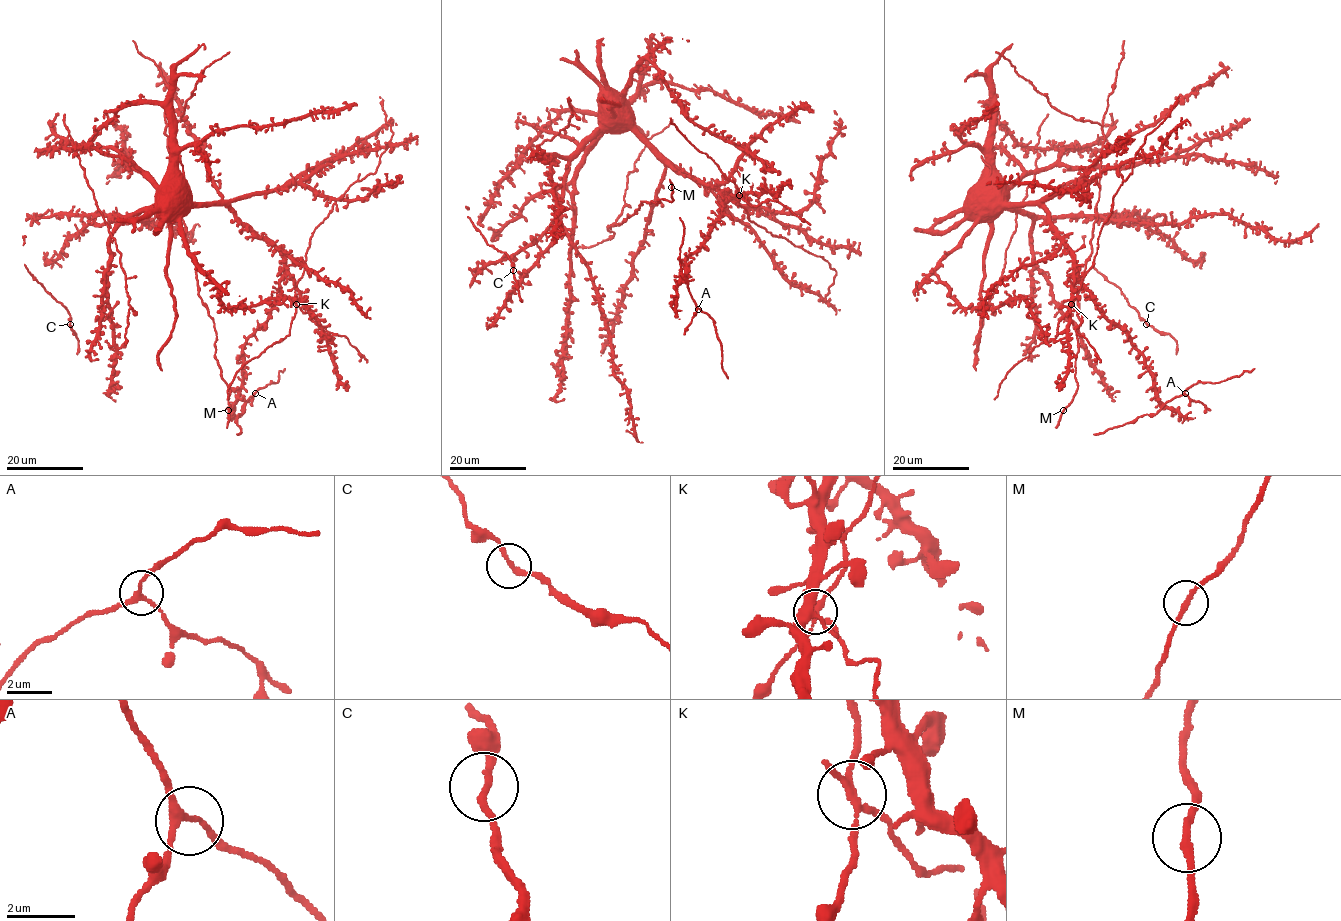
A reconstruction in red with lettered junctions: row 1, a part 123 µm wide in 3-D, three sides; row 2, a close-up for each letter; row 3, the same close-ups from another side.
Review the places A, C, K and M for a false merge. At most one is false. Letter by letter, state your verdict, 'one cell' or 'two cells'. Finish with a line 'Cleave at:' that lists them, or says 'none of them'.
A: one cell
C: one cell
K: two cells
M: one cell
Cleave at: K

